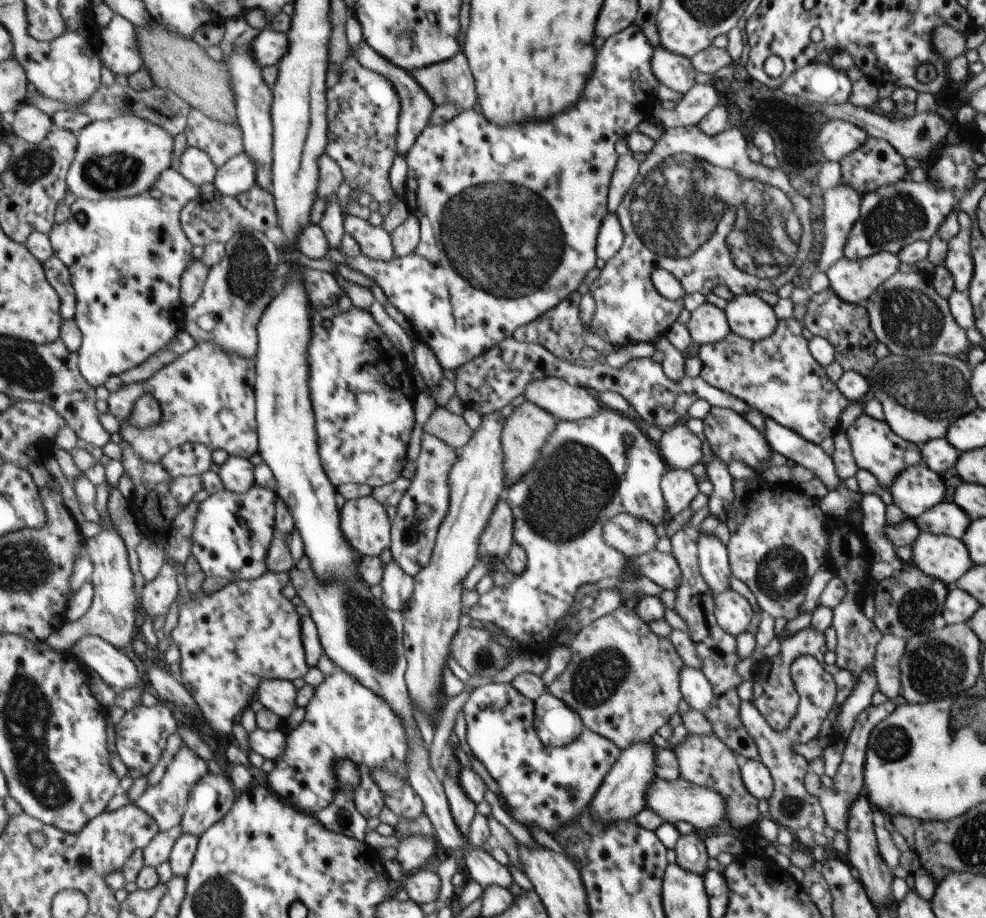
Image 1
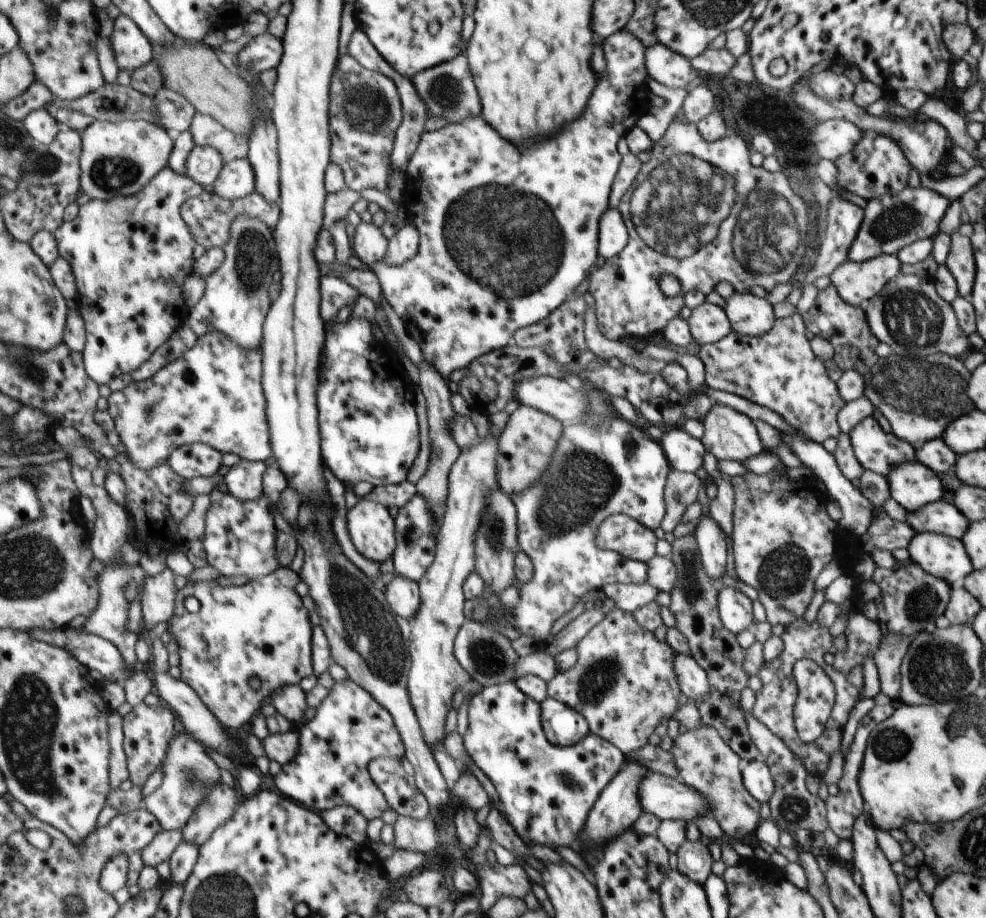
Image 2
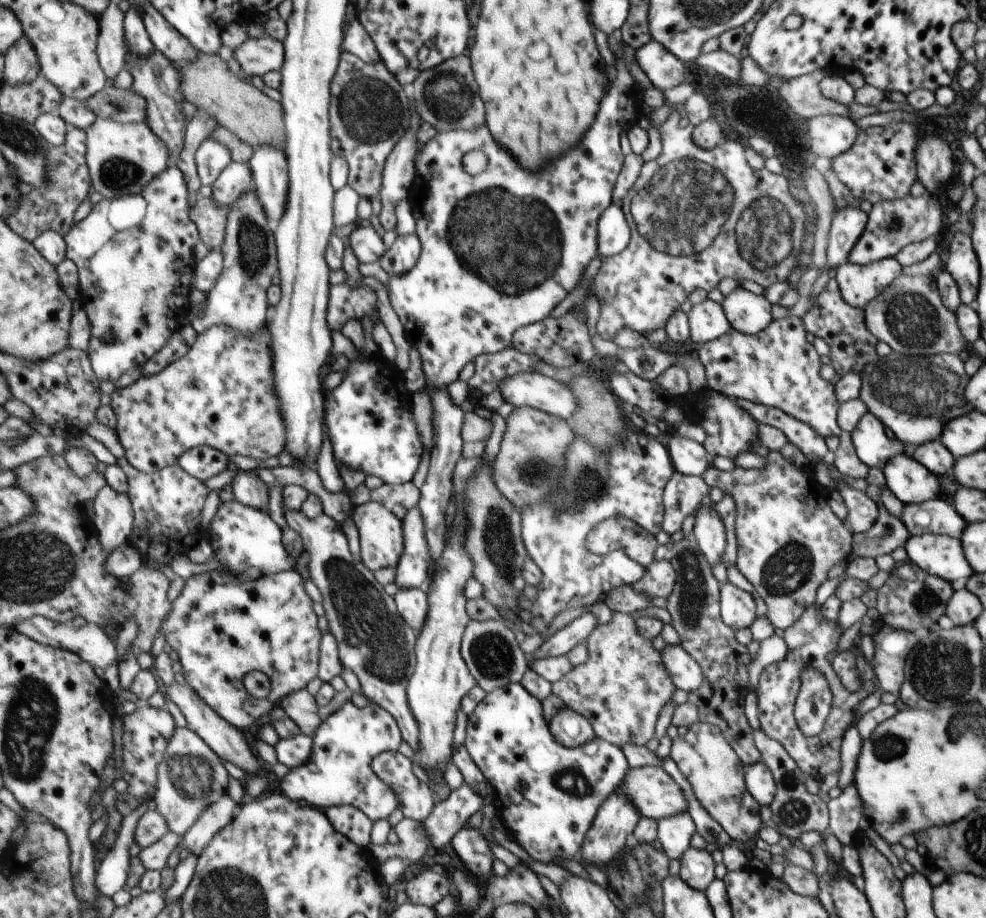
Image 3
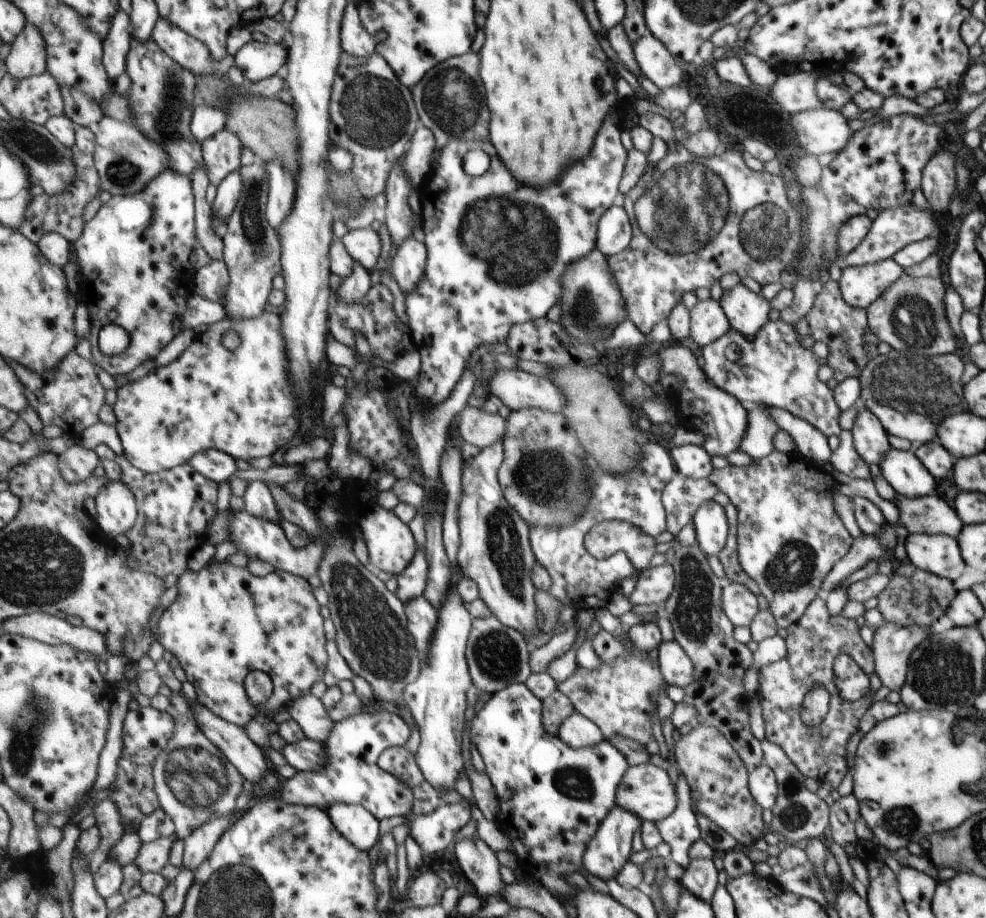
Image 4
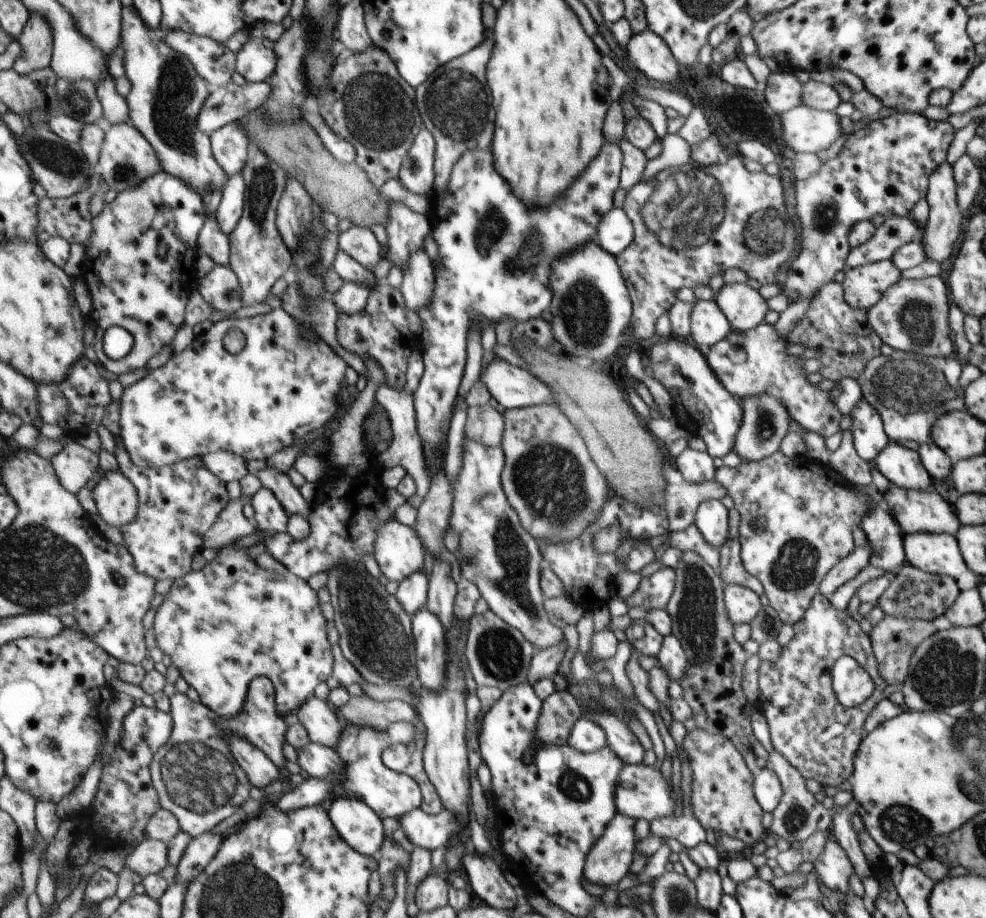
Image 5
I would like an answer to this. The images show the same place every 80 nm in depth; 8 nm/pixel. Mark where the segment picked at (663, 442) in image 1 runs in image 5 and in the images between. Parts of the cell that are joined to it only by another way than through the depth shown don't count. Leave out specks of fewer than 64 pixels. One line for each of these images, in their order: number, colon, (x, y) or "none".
2: (685, 453)
3: (690, 458)
4: (692, 461)
5: (696, 467)

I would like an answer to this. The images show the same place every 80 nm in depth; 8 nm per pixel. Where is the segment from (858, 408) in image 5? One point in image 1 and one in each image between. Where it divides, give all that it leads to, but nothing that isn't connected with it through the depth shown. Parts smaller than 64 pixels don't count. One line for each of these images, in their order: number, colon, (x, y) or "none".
1: (875, 448)
2: (875, 450)
3: (871, 446)
4: (869, 439)

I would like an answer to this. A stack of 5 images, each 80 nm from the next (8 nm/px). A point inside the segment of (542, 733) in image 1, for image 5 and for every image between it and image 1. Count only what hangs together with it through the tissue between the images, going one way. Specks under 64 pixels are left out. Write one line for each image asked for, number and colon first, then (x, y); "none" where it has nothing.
2: (563, 726)
3: (567, 727)
4: (576, 731)
5: (585, 736)

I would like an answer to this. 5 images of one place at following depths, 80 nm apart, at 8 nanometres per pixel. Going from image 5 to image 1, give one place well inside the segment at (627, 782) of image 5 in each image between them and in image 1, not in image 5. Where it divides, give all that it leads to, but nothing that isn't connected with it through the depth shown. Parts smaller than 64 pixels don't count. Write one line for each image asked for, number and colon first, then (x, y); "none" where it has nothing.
1: (673, 801)
2: (663, 797)
3: (656, 796)
4: (645, 790)

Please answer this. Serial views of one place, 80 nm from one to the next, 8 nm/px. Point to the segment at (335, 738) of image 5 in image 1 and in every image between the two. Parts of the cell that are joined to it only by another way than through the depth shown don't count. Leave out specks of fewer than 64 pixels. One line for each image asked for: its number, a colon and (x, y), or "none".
1: (280, 696)
2: (291, 701)
3: (302, 707)
4: (311, 713)

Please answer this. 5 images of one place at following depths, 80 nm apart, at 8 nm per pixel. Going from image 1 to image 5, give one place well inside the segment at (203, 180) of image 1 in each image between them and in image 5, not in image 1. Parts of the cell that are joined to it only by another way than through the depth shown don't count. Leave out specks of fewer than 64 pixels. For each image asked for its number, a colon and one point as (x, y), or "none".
2: (205, 163)
3: (212, 157)
4: (223, 151)
5: (231, 144)

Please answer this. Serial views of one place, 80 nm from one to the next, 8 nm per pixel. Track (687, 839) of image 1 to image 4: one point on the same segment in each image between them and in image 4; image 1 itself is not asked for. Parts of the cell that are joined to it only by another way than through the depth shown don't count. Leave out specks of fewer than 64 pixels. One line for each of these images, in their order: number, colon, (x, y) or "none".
2: (693, 859)
3: (696, 867)
4: (699, 878)

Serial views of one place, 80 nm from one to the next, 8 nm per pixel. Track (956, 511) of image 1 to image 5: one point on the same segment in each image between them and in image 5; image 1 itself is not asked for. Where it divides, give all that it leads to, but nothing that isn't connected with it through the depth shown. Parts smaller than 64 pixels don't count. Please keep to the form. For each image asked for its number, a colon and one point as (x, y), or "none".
2: (939, 516)
3: (935, 516)
4: (928, 514)
5: (916, 511)

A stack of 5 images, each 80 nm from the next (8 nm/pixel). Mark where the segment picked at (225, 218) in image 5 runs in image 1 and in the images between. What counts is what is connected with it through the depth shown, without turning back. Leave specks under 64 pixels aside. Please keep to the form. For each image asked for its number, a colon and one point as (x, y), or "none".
1: (239, 175)
2: (237, 180)
3: (237, 178)
4: (229, 191)

